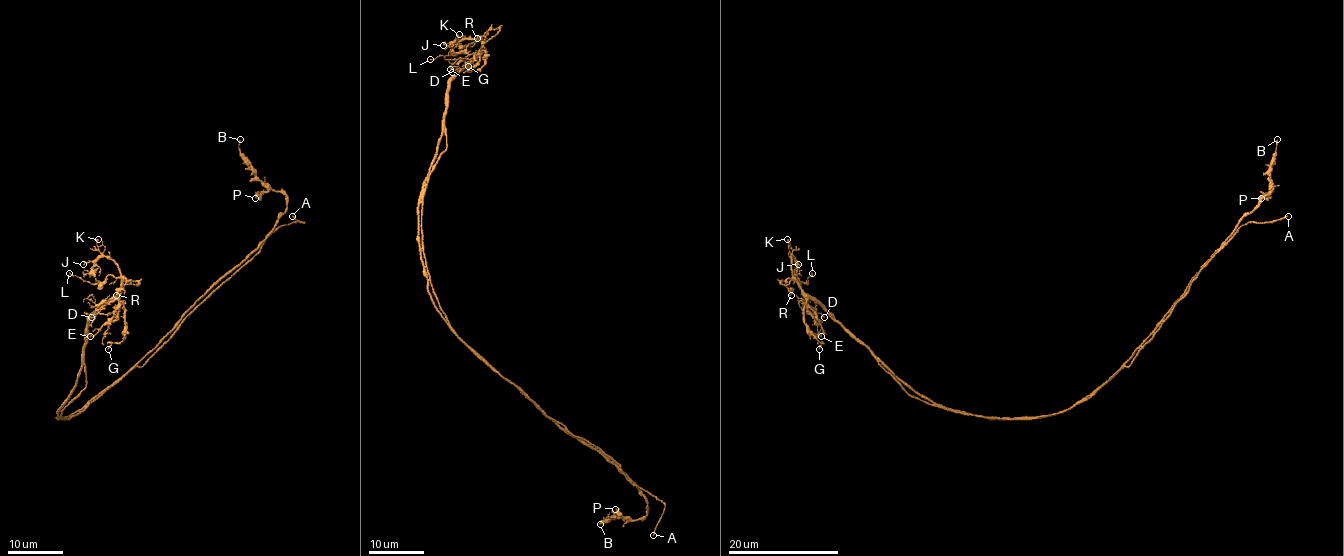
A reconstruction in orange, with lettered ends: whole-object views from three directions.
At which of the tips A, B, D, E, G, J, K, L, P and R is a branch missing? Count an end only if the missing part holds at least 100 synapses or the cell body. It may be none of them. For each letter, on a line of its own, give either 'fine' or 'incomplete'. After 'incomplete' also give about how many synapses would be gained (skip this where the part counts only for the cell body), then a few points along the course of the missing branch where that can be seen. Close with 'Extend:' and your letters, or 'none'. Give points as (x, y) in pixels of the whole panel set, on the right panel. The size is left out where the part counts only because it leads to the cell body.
A: incomplete | (1288, 216), (1303, 189)
B: fine
D: fine
E: fine
G: fine
J: fine
K: fine
L: fine
P: fine
R: fine
Extend: A

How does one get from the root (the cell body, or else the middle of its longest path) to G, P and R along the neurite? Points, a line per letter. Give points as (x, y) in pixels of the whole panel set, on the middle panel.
G: (450, 326), (427, 269), (421, 190), (442, 131), (448, 84), (485, 51), (485, 62), (478, 69), (468, 66)
P: (450, 326), (463, 341), (561, 428), (600, 450), (647, 502), (647, 513), (635, 520), (625, 518), (615, 509)
R: (450, 326), (427, 269), (421, 235), (421, 190), (442, 131), (448, 83), (479, 51), (486, 34), (477, 38)

